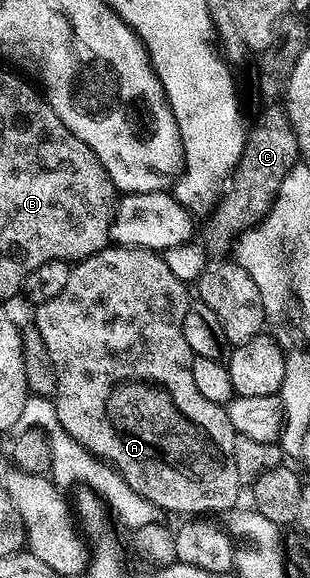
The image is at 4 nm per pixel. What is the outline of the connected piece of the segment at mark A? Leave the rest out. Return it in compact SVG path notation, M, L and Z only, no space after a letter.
M109 244L105 249L82 258L70 269L67 288L63 288L59 296L54 296L52 300L47 300L42 306L36 307L35 325L39 336L43 336L43 344L47 344L47 353L51 356L51 364L55 368L57 381L55 405L59 424L66 432L95 457L110 464L135 492L149 500L151 504L157 505L159 509L185 514L181 516L213 516L216 515L216 510L231 509L243 490L239 472L235 472L235 440L238 435L233 430L228 409L206 400L199 393L199 388L195 388L195 379L191 377L191 364L195 356L187 340L183 340L183 316L191 301L191 294L185 290L188 290L186 283L176 278L158 251L144 250L138 246Z

